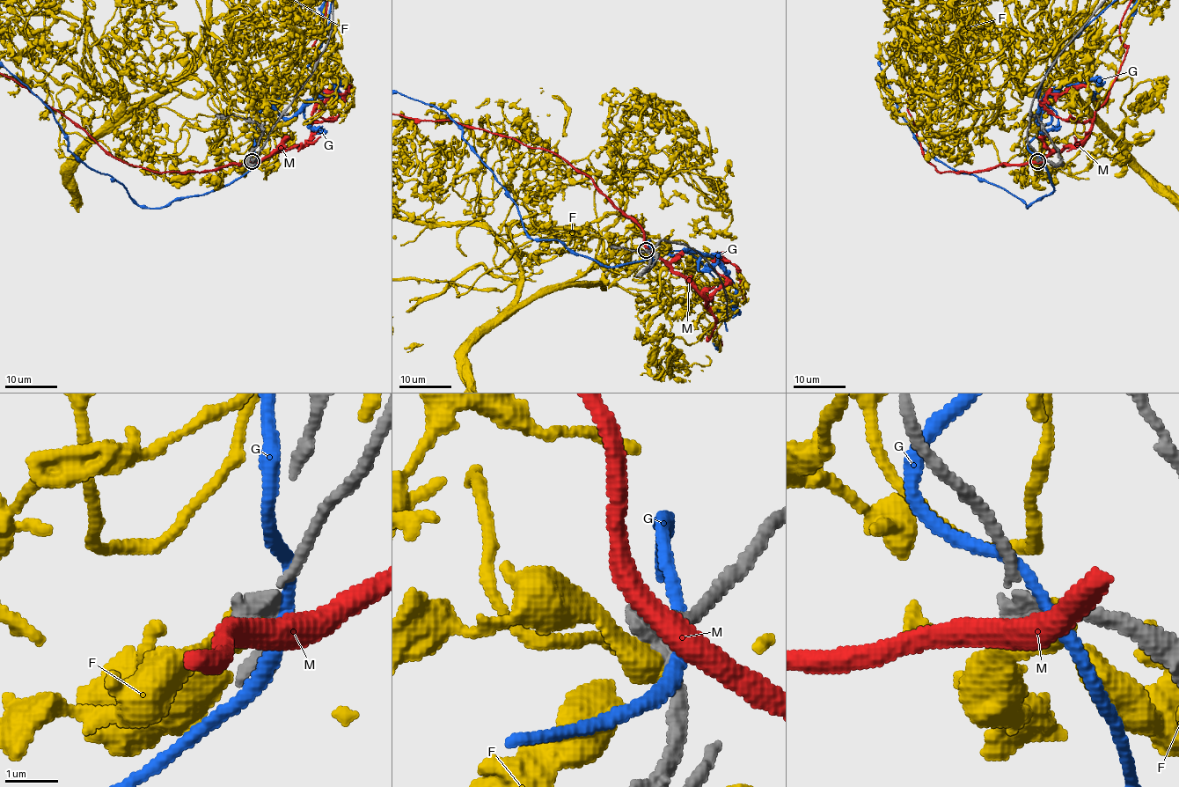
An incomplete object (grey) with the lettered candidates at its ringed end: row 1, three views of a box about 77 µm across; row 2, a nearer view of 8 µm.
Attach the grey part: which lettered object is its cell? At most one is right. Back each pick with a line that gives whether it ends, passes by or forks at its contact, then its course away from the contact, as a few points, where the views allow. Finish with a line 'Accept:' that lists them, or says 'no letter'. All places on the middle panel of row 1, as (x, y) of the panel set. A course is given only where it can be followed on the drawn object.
Accept: no letter

